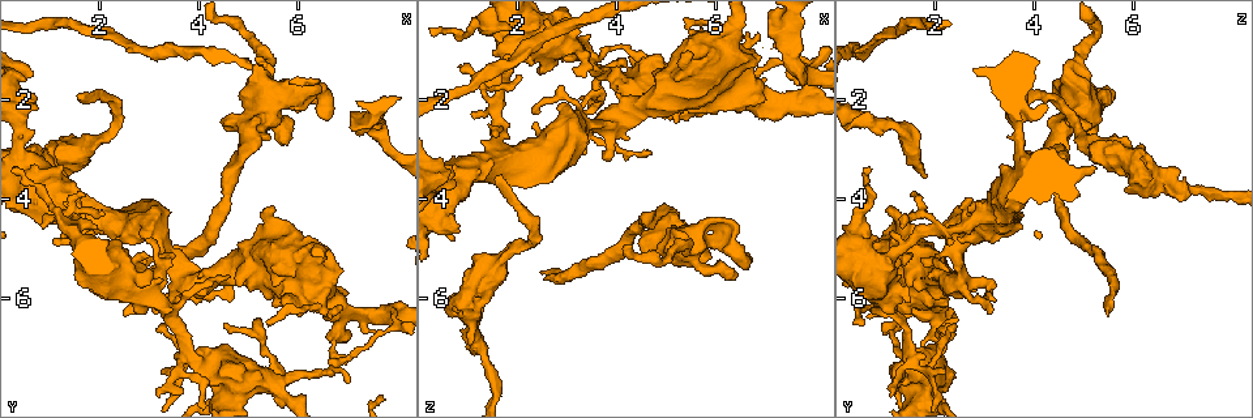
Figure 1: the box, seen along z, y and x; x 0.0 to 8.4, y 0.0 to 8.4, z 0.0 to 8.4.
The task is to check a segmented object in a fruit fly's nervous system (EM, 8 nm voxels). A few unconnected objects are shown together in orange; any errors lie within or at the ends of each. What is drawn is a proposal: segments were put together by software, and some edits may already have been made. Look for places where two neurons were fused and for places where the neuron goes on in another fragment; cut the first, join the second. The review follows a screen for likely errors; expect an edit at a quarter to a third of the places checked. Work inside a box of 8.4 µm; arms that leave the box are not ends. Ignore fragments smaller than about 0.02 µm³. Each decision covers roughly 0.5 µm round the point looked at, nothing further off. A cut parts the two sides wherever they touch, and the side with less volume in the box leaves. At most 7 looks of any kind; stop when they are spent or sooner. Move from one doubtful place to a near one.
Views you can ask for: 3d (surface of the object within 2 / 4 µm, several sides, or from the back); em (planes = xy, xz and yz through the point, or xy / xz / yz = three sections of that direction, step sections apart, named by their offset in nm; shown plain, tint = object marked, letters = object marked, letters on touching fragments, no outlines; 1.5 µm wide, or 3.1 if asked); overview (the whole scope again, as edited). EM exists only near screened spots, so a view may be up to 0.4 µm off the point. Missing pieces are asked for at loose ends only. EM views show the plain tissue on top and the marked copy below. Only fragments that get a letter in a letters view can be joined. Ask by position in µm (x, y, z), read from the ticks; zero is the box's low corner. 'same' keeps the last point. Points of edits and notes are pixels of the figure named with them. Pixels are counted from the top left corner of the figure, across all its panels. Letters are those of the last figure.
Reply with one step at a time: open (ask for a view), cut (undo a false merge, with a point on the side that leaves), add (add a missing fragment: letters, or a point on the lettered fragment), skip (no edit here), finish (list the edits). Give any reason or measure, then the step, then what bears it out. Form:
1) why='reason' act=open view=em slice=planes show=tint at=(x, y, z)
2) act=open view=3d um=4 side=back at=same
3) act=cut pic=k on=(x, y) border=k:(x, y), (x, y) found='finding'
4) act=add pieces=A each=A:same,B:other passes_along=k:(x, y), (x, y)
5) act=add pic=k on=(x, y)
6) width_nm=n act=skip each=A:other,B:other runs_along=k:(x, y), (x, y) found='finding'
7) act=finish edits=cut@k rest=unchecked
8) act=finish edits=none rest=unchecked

why='an open end' act=open view=3d um=2 at=(1.05, 4.85, 2.25)

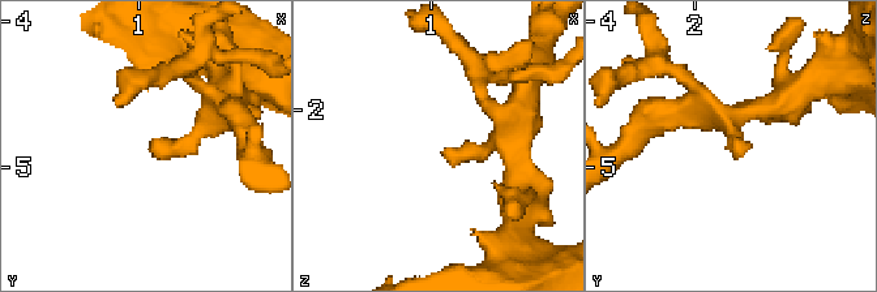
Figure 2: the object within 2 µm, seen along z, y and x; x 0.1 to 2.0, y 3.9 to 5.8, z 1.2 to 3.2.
why='need the tissue' act=open view=em slice=planes show=letters at=(1.08, 4.82, 2.28)

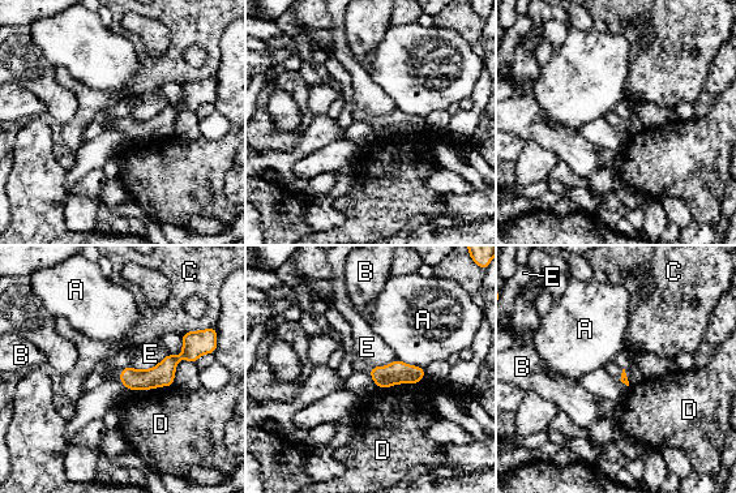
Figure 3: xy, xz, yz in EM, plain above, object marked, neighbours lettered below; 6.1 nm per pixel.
longest_contact=D:280nm act=skip each=A:other,B:other,C:other,D:other,E:other runs_along=3:(196, 351), (157, 377), (123, 378) found='none of them fits'

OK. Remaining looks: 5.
why='end of a long branch' act=open view=em slice=planes show=letters at=(1.60, 1.85, 3.50)

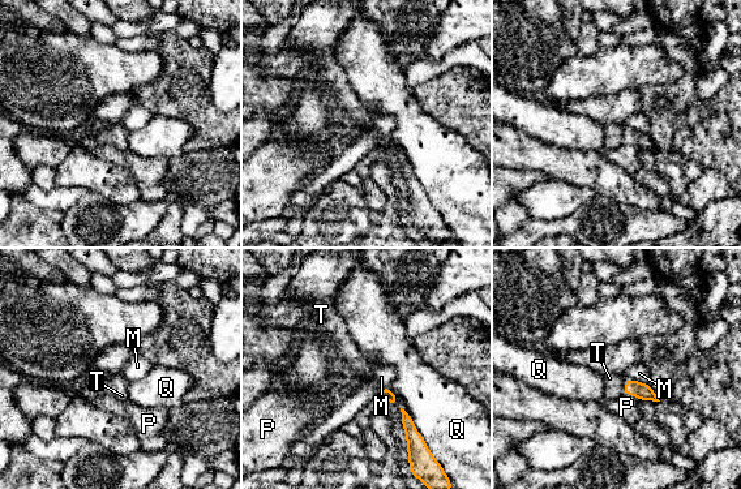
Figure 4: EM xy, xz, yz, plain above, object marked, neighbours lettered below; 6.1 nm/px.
act=add pieces=T each=M:other,P:other,Q:other,T:same passes_along=4:(643, 391), (625, 386), (613, 385) found='the neuron continues'

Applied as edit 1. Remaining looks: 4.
why='end of a long branch' act=open view=em slice=planes show=tint at=(2.50, 6.30, 5.55)

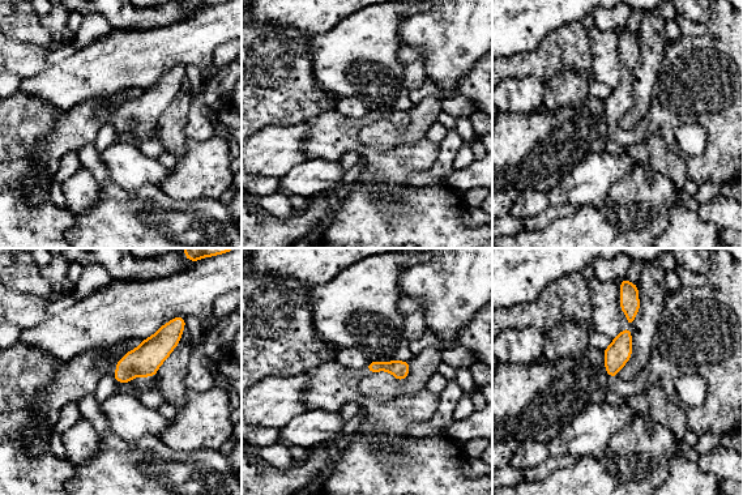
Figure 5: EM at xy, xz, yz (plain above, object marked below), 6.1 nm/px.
act=open view=em slice=planes show=letters at=same

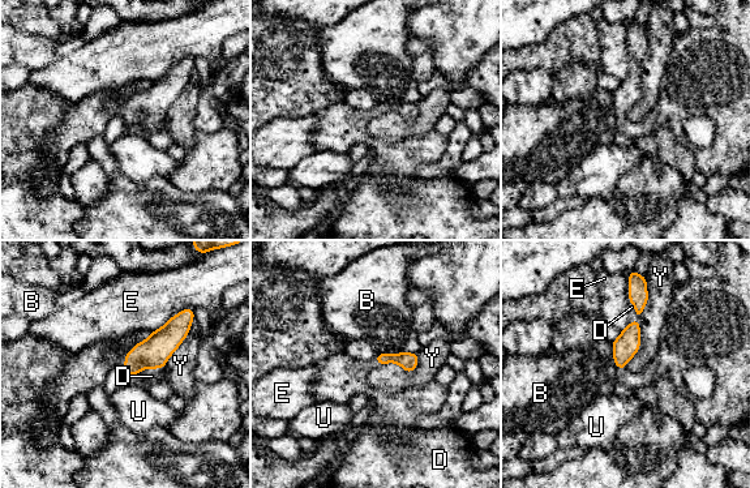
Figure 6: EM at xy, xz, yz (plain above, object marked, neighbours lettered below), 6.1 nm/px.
longest_contact=E:300nm act=add pieces=D each=B:other,D:same,E:other,U:other,Y:other found='it goes on there'

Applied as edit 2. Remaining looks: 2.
act=finish edits=add@4,add@6 rest=unchecked

